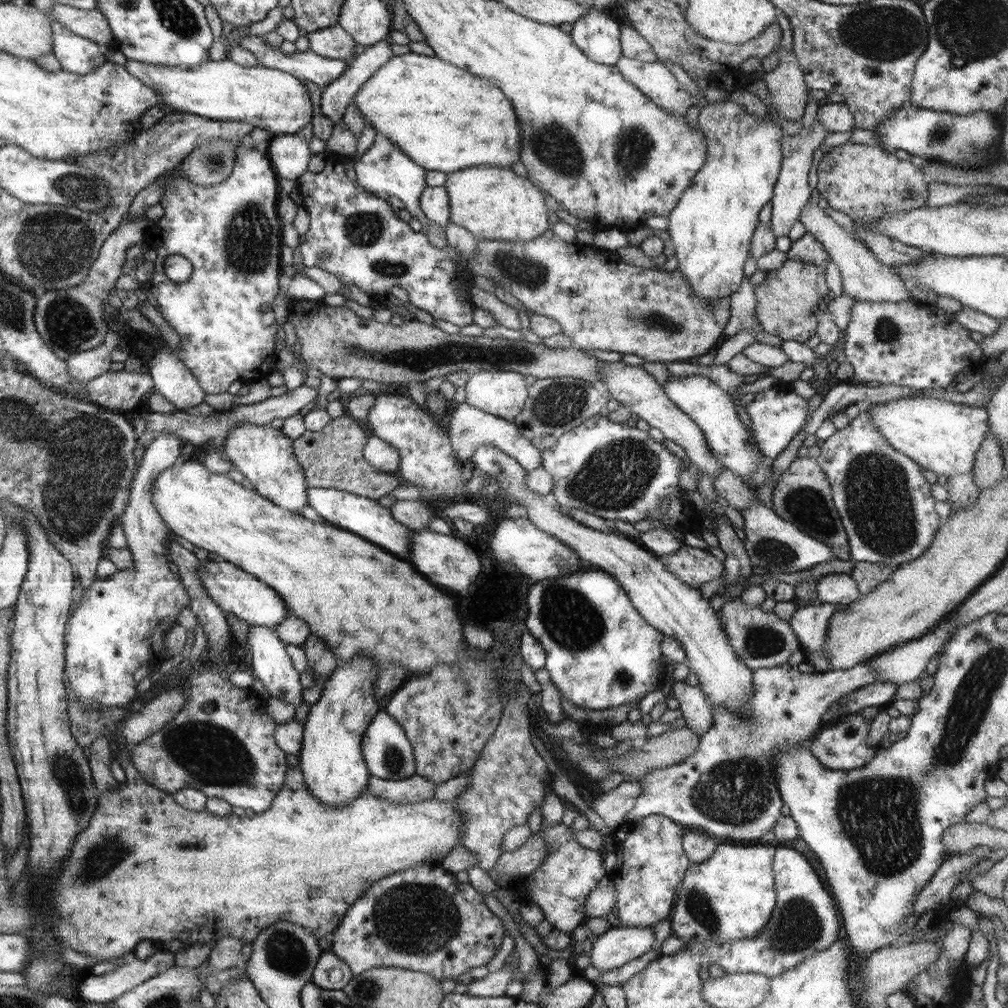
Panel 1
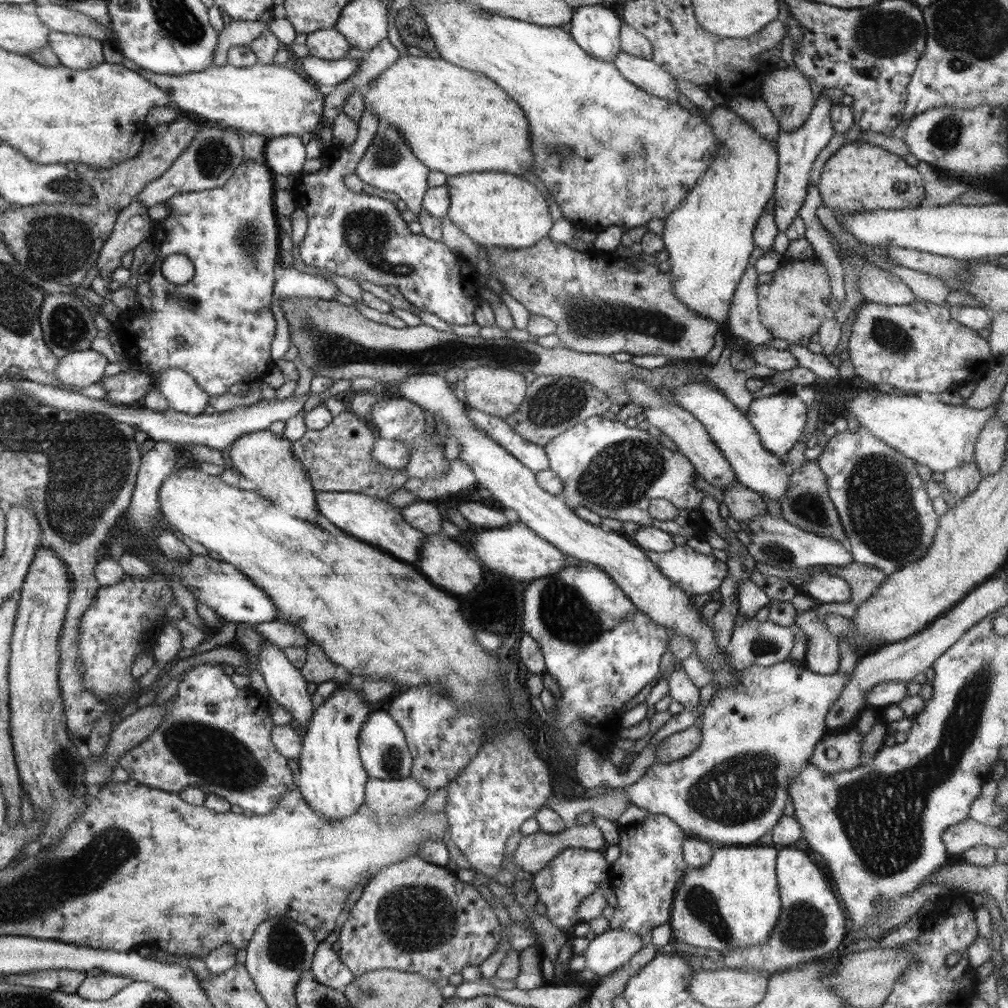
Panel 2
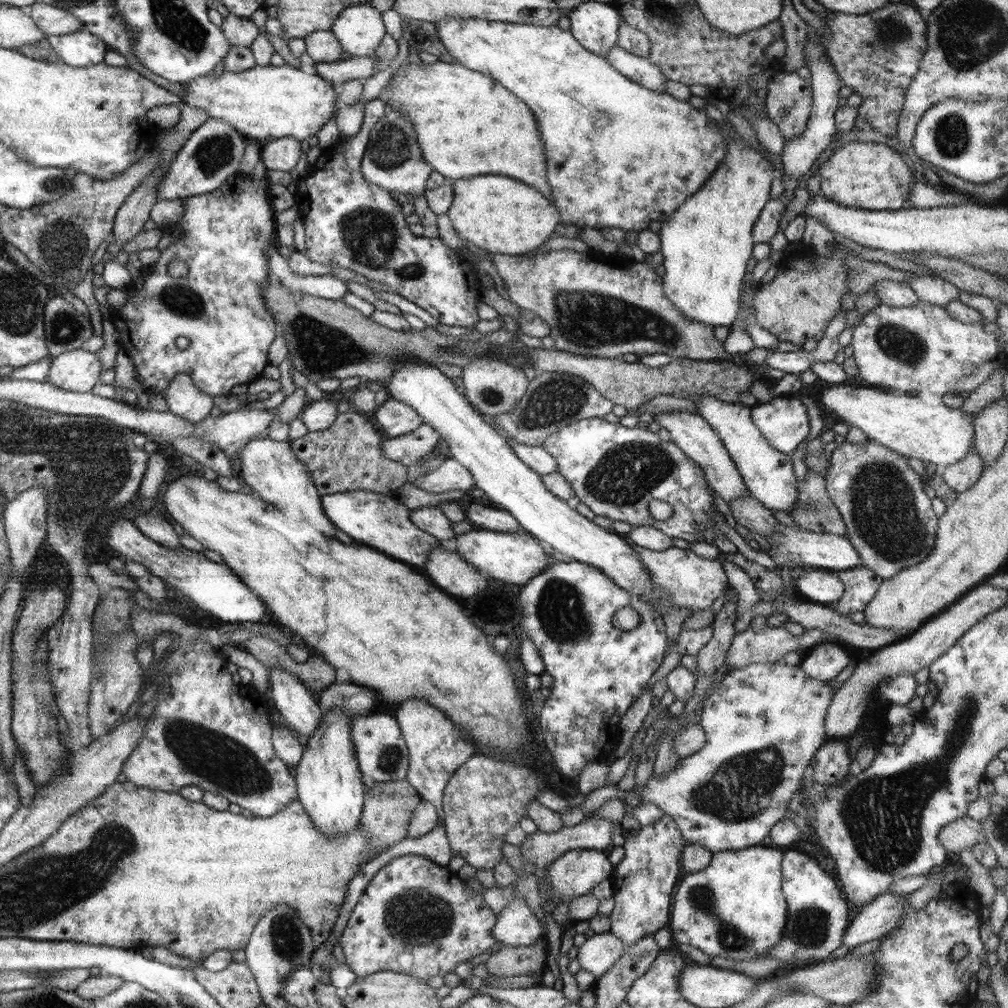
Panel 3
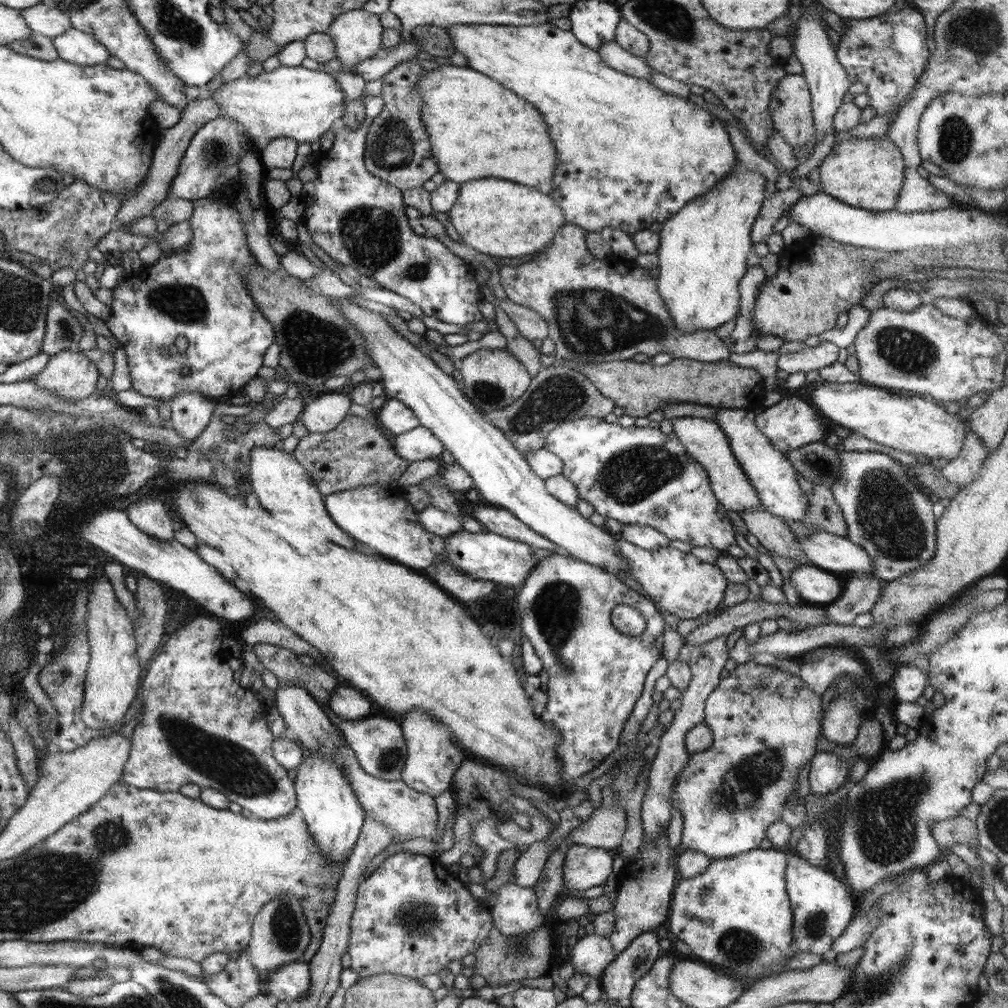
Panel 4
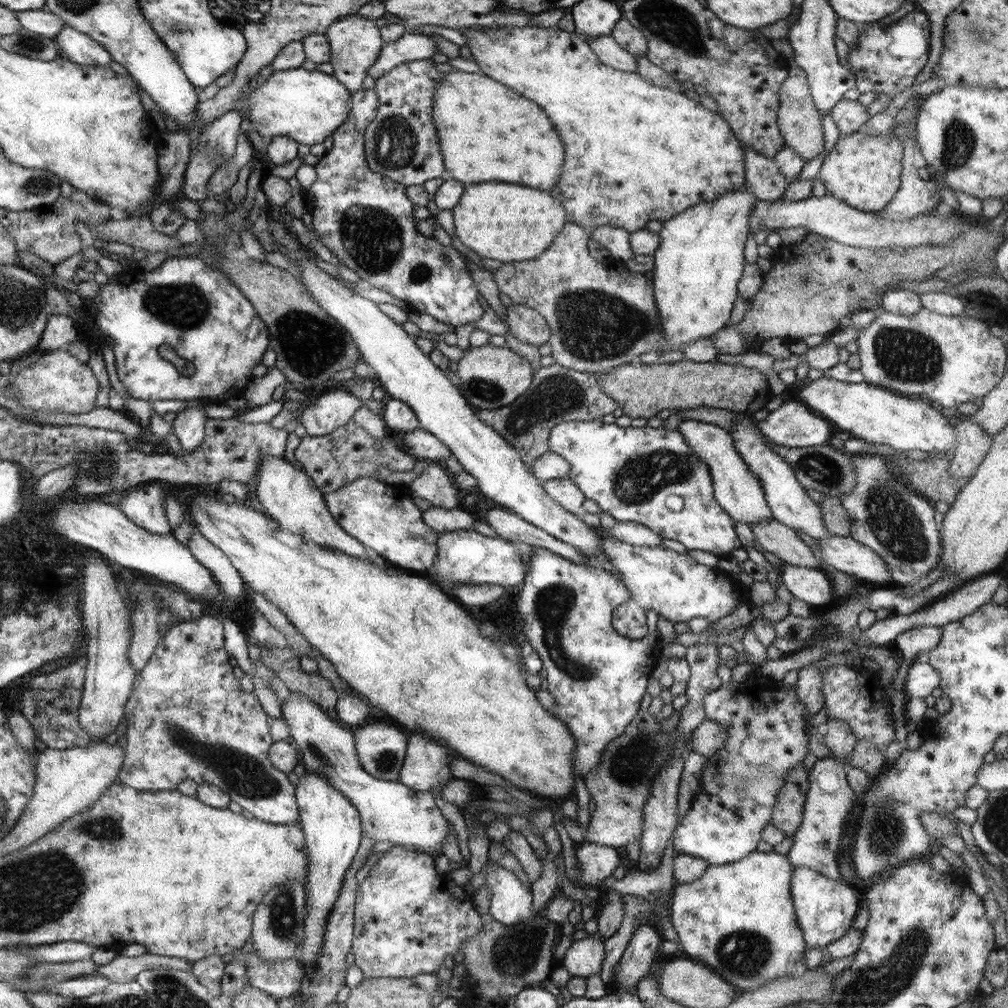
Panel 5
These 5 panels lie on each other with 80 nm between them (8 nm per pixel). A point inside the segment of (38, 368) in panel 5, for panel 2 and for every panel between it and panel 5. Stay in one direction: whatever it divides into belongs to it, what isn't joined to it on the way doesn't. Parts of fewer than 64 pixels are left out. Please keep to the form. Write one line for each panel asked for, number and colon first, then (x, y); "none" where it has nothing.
2: (81, 368)
3: (78, 370)
4: (69, 375)

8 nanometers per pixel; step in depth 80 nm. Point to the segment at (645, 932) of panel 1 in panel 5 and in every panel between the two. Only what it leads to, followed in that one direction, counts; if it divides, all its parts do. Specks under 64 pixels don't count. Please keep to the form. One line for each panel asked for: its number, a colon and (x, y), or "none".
2: (610, 950)
3: (599, 953)
4: (591, 955)
5: (585, 957)

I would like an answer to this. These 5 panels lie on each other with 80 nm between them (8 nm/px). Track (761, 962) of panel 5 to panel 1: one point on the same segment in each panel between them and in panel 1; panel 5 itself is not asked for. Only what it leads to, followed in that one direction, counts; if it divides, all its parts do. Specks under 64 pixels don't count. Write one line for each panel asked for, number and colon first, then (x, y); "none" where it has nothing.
1: (730, 897)
2: (732, 903)
3: (735, 908)
4: (737, 917)

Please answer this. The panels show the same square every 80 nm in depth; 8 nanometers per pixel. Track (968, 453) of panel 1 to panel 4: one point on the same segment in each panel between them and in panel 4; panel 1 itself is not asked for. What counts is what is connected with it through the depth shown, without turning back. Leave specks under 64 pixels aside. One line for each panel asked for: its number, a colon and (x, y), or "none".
2: (941, 436)
3: (939, 435)
4: (906, 423)

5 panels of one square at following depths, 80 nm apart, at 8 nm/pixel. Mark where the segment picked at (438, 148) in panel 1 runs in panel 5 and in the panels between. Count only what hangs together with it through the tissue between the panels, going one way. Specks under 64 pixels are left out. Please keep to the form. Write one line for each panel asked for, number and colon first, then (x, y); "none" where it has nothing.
2: (456, 121)
3: (466, 124)
4: (477, 128)
5: (487, 132)

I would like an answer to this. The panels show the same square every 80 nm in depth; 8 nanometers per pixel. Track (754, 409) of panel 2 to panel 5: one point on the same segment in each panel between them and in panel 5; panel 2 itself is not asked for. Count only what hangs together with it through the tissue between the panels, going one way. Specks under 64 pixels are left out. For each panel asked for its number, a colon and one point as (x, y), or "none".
3: (784, 421)
4: (790, 424)
5: (794, 426)

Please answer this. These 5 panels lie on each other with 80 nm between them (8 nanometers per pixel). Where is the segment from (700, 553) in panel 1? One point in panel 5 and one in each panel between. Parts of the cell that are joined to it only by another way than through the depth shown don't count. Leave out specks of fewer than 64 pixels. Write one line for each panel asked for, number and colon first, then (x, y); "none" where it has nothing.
2: (696, 573)
3: (690, 581)
4: (681, 583)
5: (673, 584)

